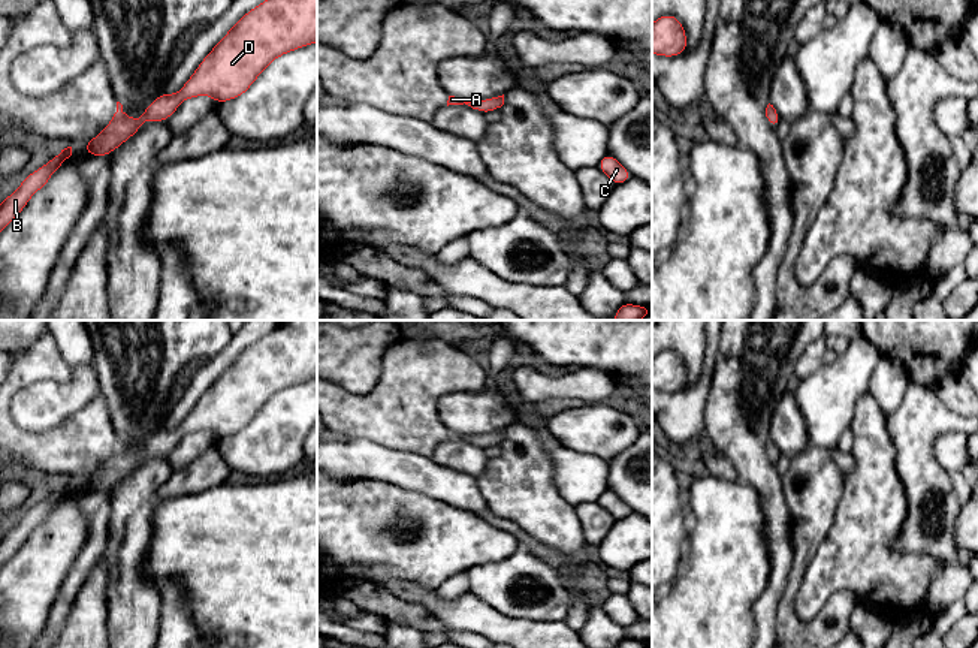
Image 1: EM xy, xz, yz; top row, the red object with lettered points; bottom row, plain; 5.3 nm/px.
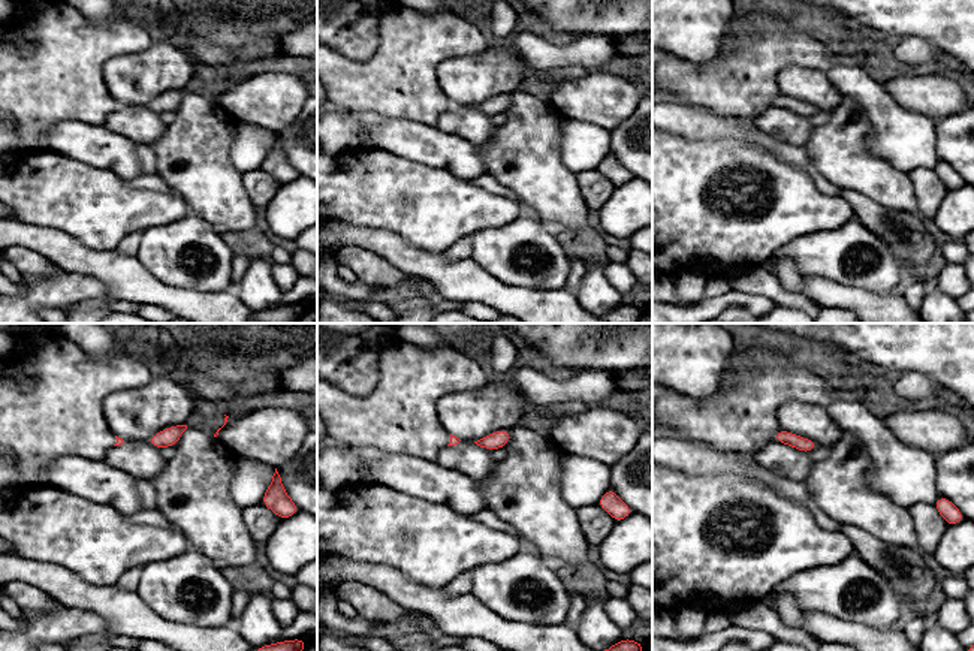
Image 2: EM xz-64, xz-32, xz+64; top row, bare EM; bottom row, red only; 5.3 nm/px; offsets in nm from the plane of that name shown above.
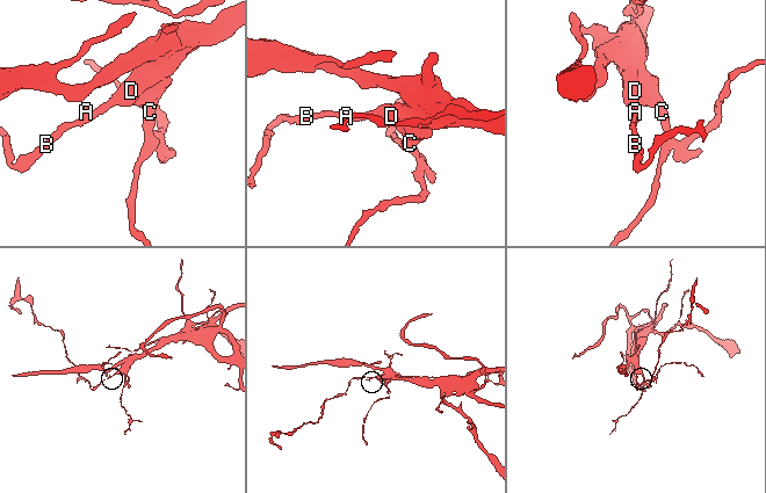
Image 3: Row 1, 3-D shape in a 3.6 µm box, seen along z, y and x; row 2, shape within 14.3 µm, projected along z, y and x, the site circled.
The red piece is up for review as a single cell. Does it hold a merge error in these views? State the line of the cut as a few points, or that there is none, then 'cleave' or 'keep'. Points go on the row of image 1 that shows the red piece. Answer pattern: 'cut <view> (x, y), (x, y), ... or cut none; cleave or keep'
cut none; keep

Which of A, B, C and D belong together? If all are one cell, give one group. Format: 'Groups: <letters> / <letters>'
Groups: A B C D

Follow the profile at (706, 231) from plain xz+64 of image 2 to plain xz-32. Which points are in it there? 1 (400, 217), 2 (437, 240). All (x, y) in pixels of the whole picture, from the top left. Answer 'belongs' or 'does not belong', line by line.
1: belongs
2: belongs

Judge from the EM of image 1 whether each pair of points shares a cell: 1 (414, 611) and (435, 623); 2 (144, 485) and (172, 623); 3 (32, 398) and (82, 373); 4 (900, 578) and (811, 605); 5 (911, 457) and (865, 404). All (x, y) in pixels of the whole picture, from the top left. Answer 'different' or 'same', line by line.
1: same
2: different
3: same
4: same
5: different

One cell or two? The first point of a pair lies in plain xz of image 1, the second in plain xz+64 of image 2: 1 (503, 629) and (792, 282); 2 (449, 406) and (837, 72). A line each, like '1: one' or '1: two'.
1: two
2: two

